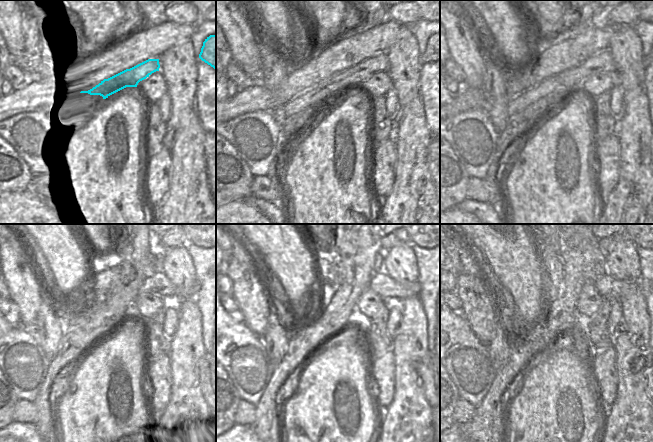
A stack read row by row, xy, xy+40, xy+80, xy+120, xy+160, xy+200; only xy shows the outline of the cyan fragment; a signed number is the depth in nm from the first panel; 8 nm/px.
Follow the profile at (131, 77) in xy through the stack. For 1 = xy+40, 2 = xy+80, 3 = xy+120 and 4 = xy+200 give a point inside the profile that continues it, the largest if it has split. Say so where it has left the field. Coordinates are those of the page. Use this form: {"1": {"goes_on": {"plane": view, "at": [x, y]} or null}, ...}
{"1": {"goes_on": {"plane": "xy+40", "at": [336, 85]}}, "2": {"goes_on": {"plane": "xy+80", "at": [602, 62]}}, "3": {"goes_on": {"plane": "xy+120", "at": [157, 284]}}, "4": {"goes_on": {"plane": "xy+200", "at": [607, 286]}}}

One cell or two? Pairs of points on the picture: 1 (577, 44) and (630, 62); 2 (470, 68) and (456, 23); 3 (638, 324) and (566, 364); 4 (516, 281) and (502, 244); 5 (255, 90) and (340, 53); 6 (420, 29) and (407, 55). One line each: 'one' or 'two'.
1: two
2: one
3: two
4: one
5: one
6: two

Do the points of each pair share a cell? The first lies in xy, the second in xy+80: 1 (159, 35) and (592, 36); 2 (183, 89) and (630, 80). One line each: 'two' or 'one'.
1: one
2: one

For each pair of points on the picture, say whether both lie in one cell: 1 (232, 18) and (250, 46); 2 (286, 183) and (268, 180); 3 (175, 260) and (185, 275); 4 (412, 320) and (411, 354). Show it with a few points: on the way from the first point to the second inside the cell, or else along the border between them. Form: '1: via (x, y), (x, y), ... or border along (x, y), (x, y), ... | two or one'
1: via (234, 25), (238, 34), (243, 39) | one
2: border along (278, 184), (283, 199) | two
3: via (176, 264), (181, 271) | one
4: via (412, 328), (411, 346) | one

